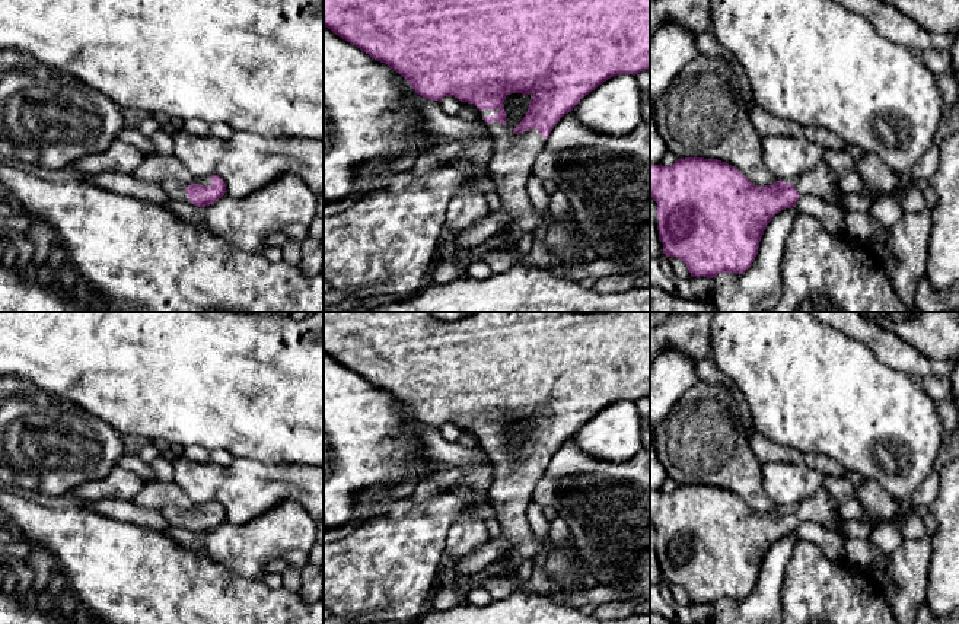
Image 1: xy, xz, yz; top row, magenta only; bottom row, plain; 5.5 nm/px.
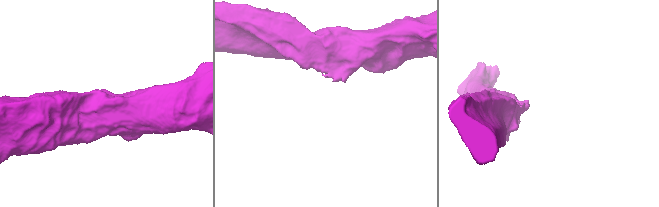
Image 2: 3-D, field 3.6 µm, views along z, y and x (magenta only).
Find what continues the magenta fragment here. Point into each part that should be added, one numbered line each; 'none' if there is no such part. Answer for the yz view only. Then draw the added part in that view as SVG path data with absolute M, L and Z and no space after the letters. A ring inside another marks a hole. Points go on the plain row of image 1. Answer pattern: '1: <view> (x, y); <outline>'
1: yz (821, 508); M825 488L797 503L781 507L791 510L797 516L799 522L813 520L837 532L841 532L844 523L848 522L839 512L838 500Z

